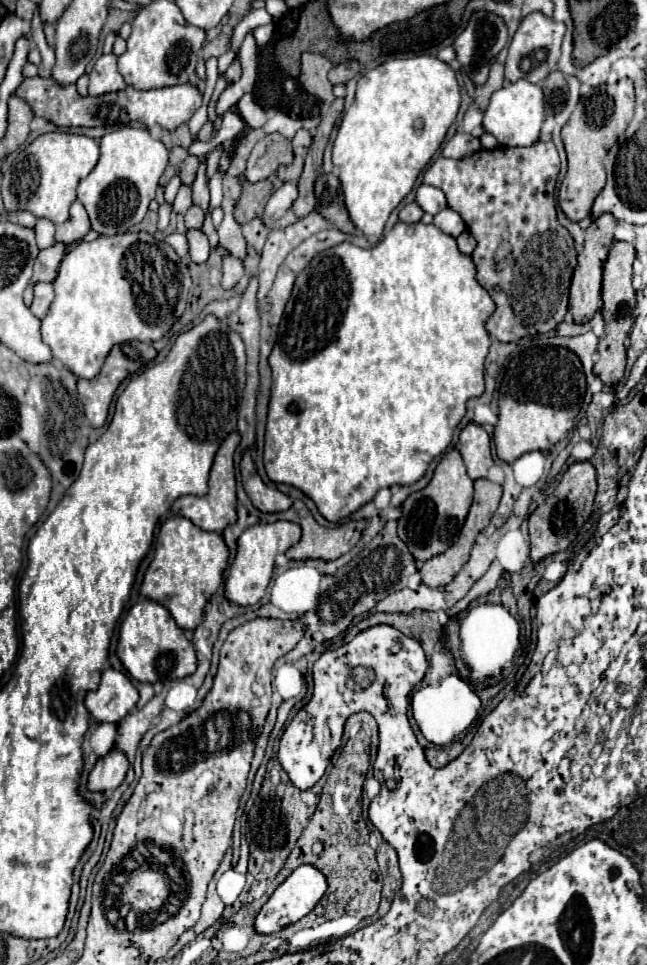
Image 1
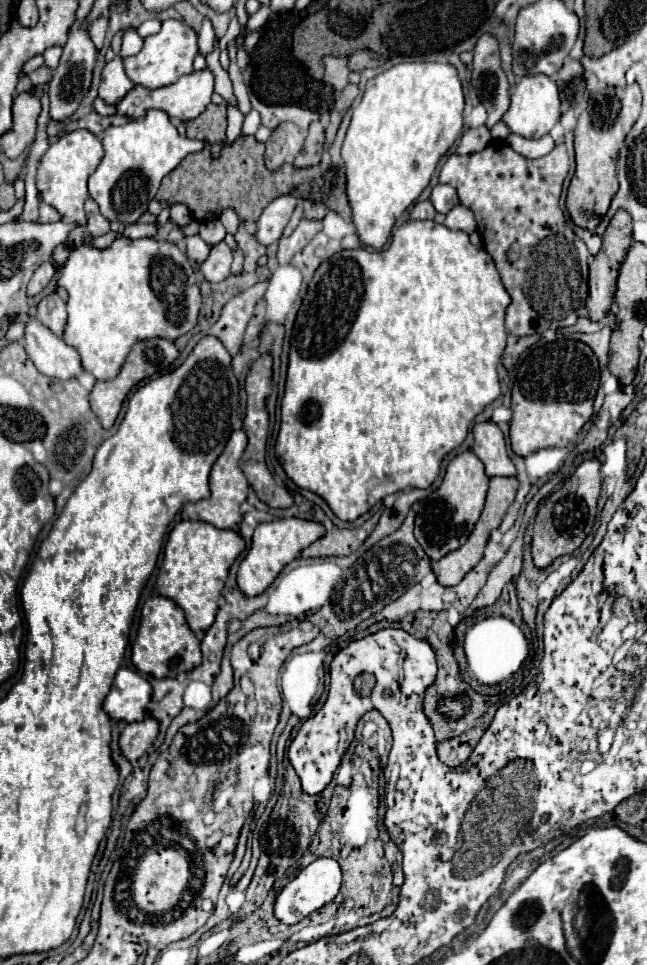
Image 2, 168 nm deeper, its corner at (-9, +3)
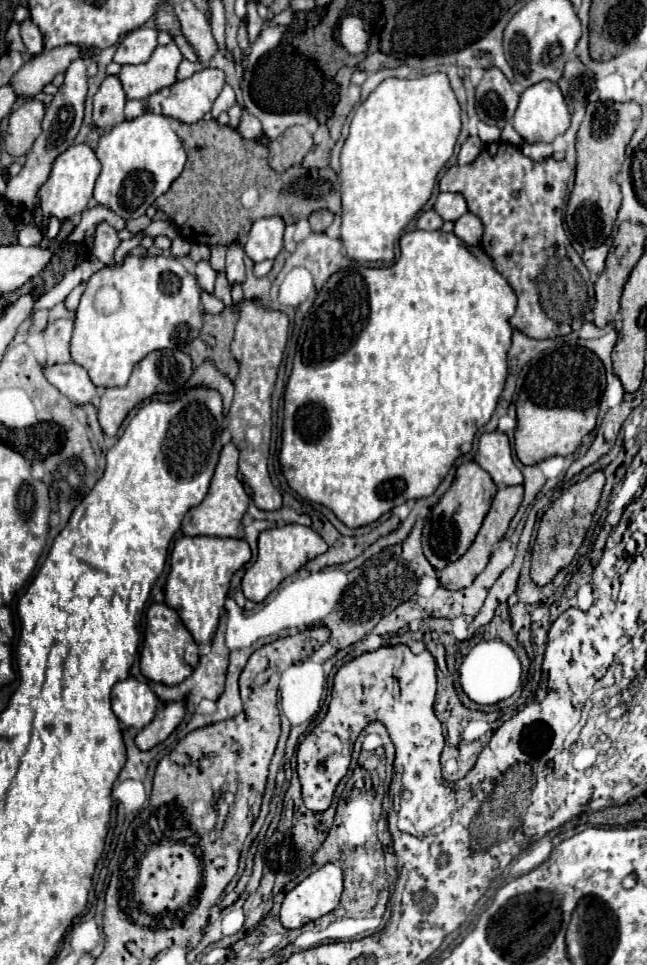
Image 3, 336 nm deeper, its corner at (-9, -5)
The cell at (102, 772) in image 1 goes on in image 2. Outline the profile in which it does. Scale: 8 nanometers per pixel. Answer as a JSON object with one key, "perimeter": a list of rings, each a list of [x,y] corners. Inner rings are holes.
{"perimeter":[[[145,718],[141,722],[133,722],[127,724],[127,728],[121,732],[119,736],[119,748],[121,754],[135,764],[149,748],[149,744],[153,744],[155,736],[159,732],[159,724],[153,718]]]}

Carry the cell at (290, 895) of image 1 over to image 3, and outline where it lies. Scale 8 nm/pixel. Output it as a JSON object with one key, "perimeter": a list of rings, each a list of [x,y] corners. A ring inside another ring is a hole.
{"perimeter":[[[325,864],[285,896],[281,906],[281,924],[293,930],[333,912],[341,900],[341,892],[341,866]]]}

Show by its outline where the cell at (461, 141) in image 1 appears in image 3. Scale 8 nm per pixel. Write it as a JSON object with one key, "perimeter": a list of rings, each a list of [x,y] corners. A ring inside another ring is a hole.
{"perimeter":[[[469,136],[459,150],[459,164],[471,164],[479,156],[481,148],[483,148],[483,142],[479,140],[479,136]]]}

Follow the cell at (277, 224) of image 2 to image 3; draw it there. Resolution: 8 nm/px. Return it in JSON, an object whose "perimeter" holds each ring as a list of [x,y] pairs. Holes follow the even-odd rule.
{"perimeter":[[[279,216],[271,218],[261,218],[251,226],[251,232],[245,242],[245,254],[253,262],[263,262],[263,260],[273,260],[281,248],[283,248],[283,230],[285,222]]]}

